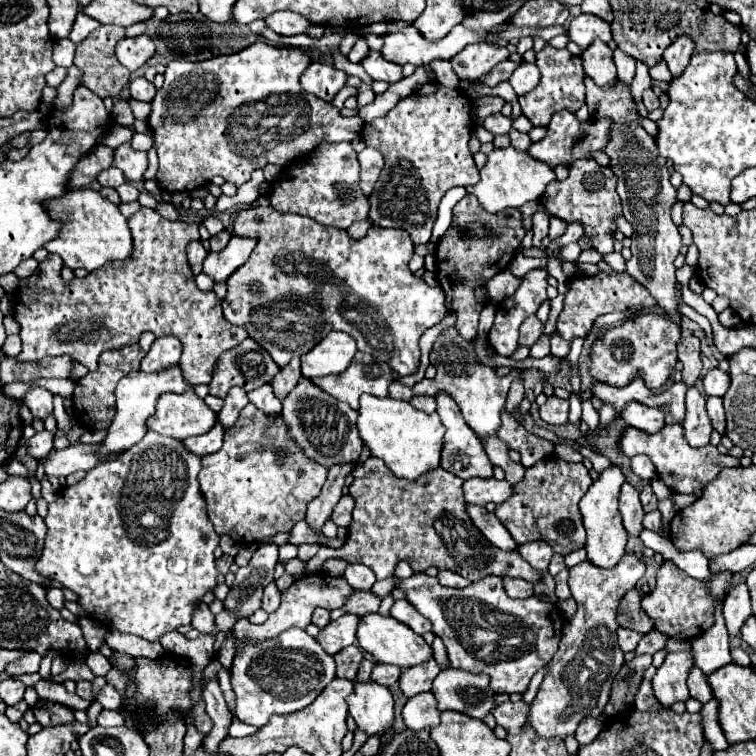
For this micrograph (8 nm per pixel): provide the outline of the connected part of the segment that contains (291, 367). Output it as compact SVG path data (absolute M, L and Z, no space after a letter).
M295 356L295 358L293 358L285 368L281 368L281 370L277 372L277 376L271 380L271 386L273 386L275 396L277 396L279 400L283 400L283 396L289 394L289 392L295 388L295 384L297 384L299 378L301 378L299 358Z

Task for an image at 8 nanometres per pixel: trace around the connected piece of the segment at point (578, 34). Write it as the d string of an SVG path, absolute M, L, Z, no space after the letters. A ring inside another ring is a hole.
M579 14L571 26L569 26L569 38L575 40L581 50L585 50L593 40L603 40L603 42L611 42L611 28L605 20L601 20L599 16L591 16L591 14Z

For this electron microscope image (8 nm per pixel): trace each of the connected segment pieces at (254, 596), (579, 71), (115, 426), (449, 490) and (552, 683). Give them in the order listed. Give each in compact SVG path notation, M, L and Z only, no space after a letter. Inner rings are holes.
M263 542L253 554L247 568L239 568L235 584L225 598L227 610L237 610L241 618L247 618L261 606L263 588L273 582L273 568L277 564L277 544Z
M545 44L545 48L537 54L537 68L541 72L541 80L533 92L527 92L525 96L519 96L519 104L523 114L531 120L533 126L545 126L549 124L549 116L553 112L559 112L561 108L569 108L577 112L585 100L585 86L583 86L583 66L581 58L573 56L569 50L555 50L553 46Z
M179 364L167 366L167 368L163 368L163 370L157 370L157 372L141 372L141 370L129 372L129 376L125 376L125 378L117 384L117 388L115 388L117 412L115 412L113 424L109 426L109 434L107 434L105 442L103 442L101 456L127 450L127 448L131 448L133 444L137 444L137 442L145 436L145 432L147 432L145 422L147 422L149 416L153 416L153 412L155 412L155 402L157 402L157 398L159 398L163 392L175 392L175 394L179 392L179 394L183 394L183 392L187 392L187 390L191 390L191 388L193 388L193 384L189 384L189 382L185 380L183 370L181 370Z
M369 458L355 470L355 480L349 492L355 498L353 522L349 526L349 538L341 548L321 546L319 552L305 564L301 574L295 578L303 578L307 574L317 574L327 558L343 558L349 564L365 564L369 566L377 580L393 576L393 568L399 560L407 560L415 572L427 570L429 566L445 568L459 572L469 580L485 578L487 574L497 576L515 576L529 582L541 578L537 570L533 570L517 552L507 552L485 540L477 528L473 528L469 516L465 516L465 498L461 492L463 480L445 472L443 468L433 468L423 474L419 480L409 482L393 476L389 468L377 458ZM441 520L441 534L435 524Z
M633 552L623 554L621 562L615 568L597 568L595 564L591 564L589 560L569 568L569 588L571 594L577 602L577 614L567 620L569 626L563 628L563 638L559 642L559 650L557 654L551 658L549 666L547 666L547 674L539 686L539 692L535 696L535 700L529 704L529 714L527 714L527 726L533 726L535 734L539 738L567 738L571 734L575 734L577 726L581 720L585 718L601 718L603 716L603 708L609 702L609 694L611 694L611 686L613 680L617 676L617 672L623 666L623 652L617 644L617 610L619 610L619 602L621 598L637 586L637 582L641 582L641 578L645 576L645 562L641 558L637 558Z

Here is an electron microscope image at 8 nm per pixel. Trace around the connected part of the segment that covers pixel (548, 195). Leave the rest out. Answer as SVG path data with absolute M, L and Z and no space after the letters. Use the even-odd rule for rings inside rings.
M577 160L577 164L571 164L569 176L563 182L551 182L547 186L541 196L541 204L547 208L547 212L565 222L581 222L585 226L585 234L591 236L595 250L599 254L607 254L613 252L613 218L621 214L621 200L615 188L617 176L611 168L599 166L595 160Z

